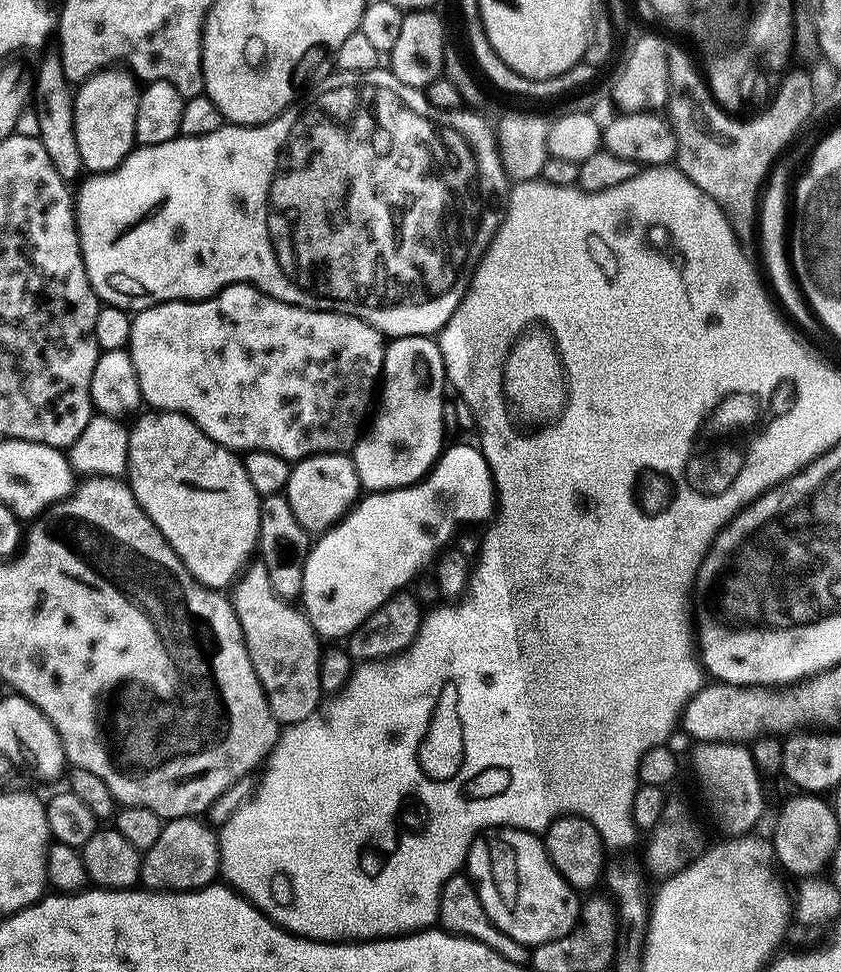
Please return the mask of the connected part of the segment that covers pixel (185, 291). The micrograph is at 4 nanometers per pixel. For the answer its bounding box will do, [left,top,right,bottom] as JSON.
[74,67,510,338]

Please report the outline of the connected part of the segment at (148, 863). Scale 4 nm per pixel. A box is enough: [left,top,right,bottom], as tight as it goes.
[140,816,219,892]

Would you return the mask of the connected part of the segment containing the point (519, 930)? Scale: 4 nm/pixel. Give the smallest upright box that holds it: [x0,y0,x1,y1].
[466,828,582,946]

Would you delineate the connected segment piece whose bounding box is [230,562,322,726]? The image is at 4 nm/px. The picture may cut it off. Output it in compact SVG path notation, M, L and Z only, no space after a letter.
M260 562L249 563L240 572L231 589L230 599L254 666L254 674L258 674L258 682L266 694L266 702L270 702L276 721L281 726L287 726L302 722L302 718L310 718L322 699L322 640L312 629L312 623L299 607L280 599L274 586L270 586L270 574Z

